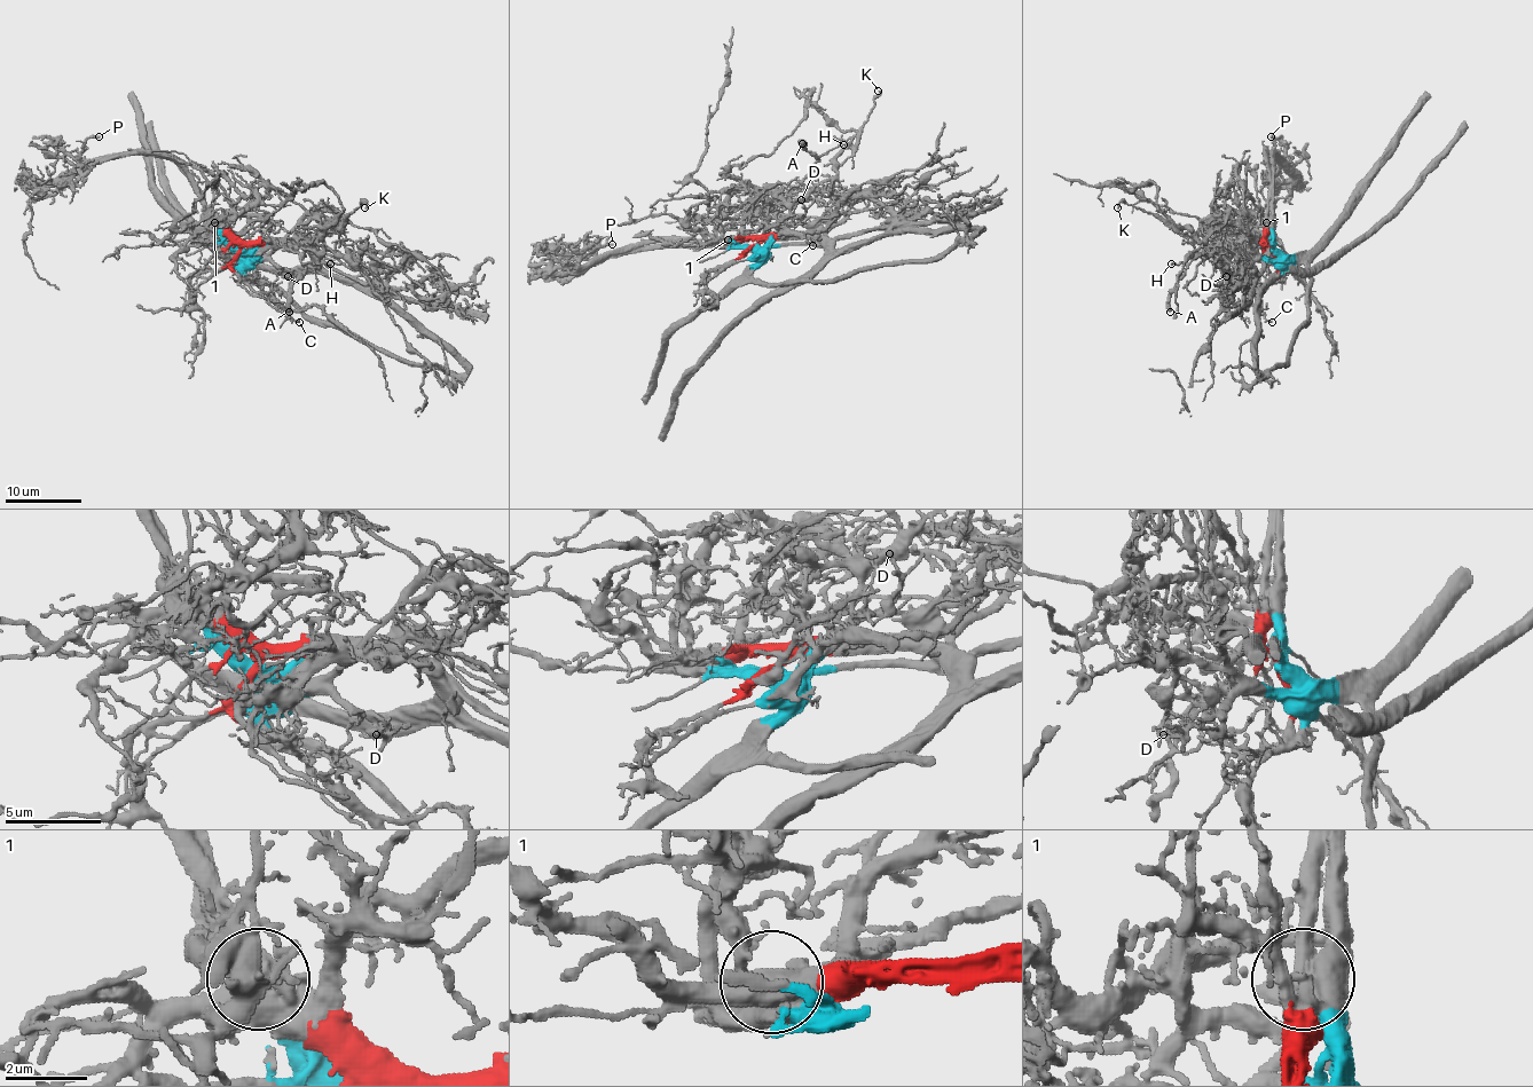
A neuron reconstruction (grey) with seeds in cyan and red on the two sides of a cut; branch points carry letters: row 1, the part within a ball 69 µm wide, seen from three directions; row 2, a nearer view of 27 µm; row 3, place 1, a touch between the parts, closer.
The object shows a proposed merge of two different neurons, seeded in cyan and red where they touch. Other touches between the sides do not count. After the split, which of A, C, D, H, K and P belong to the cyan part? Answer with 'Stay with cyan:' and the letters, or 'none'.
Stay with cyan: A, C, D, H, K

